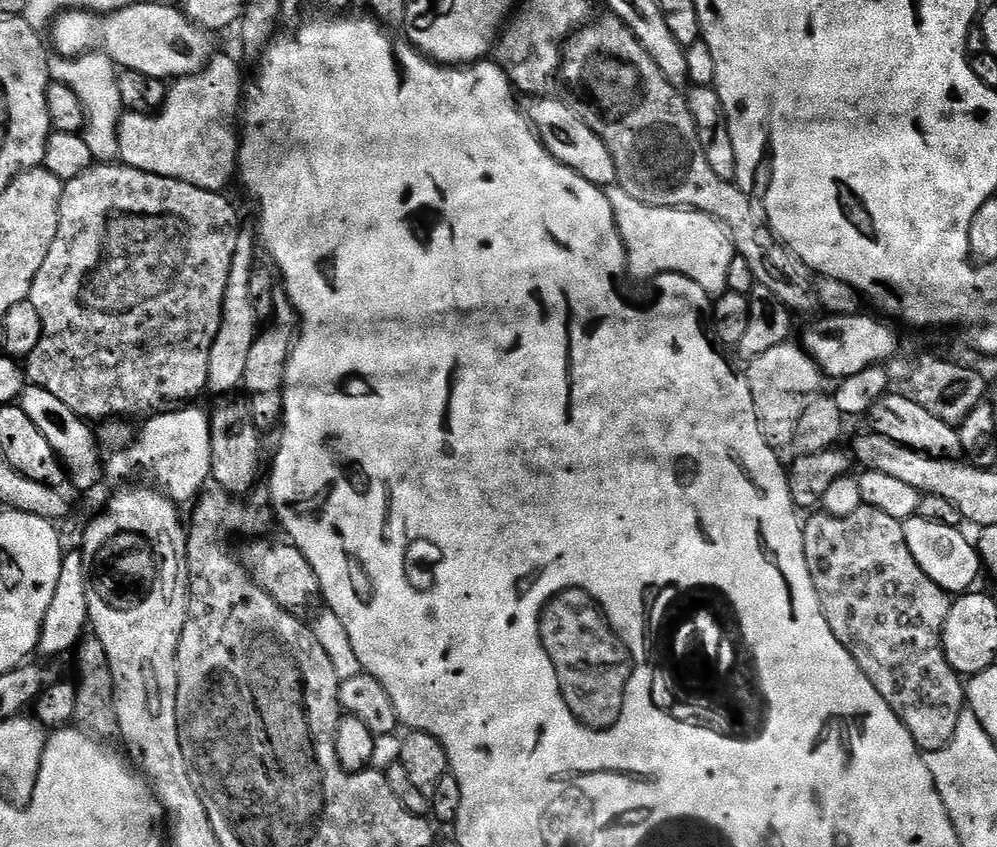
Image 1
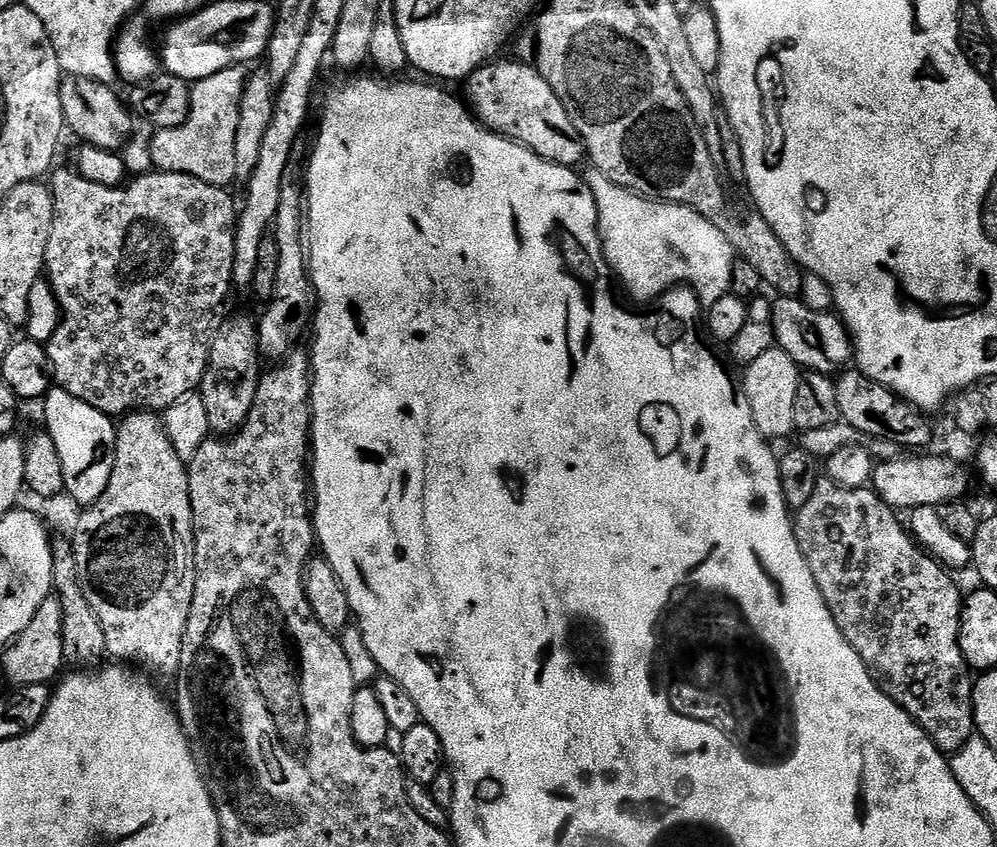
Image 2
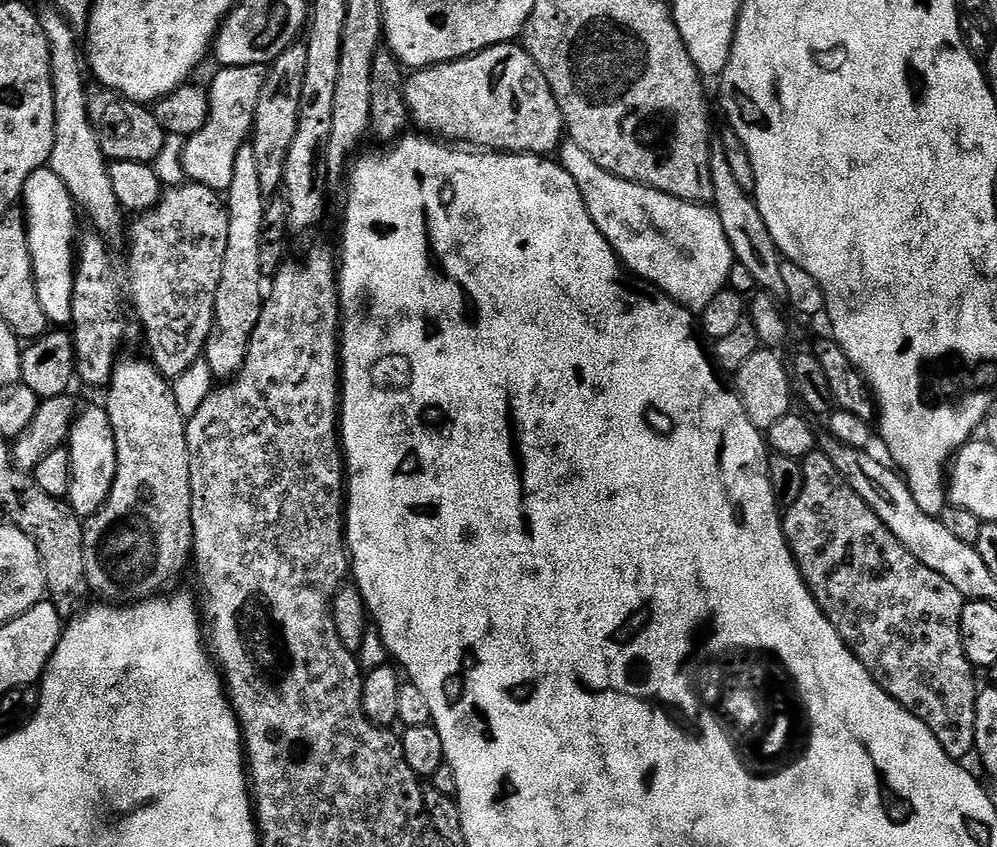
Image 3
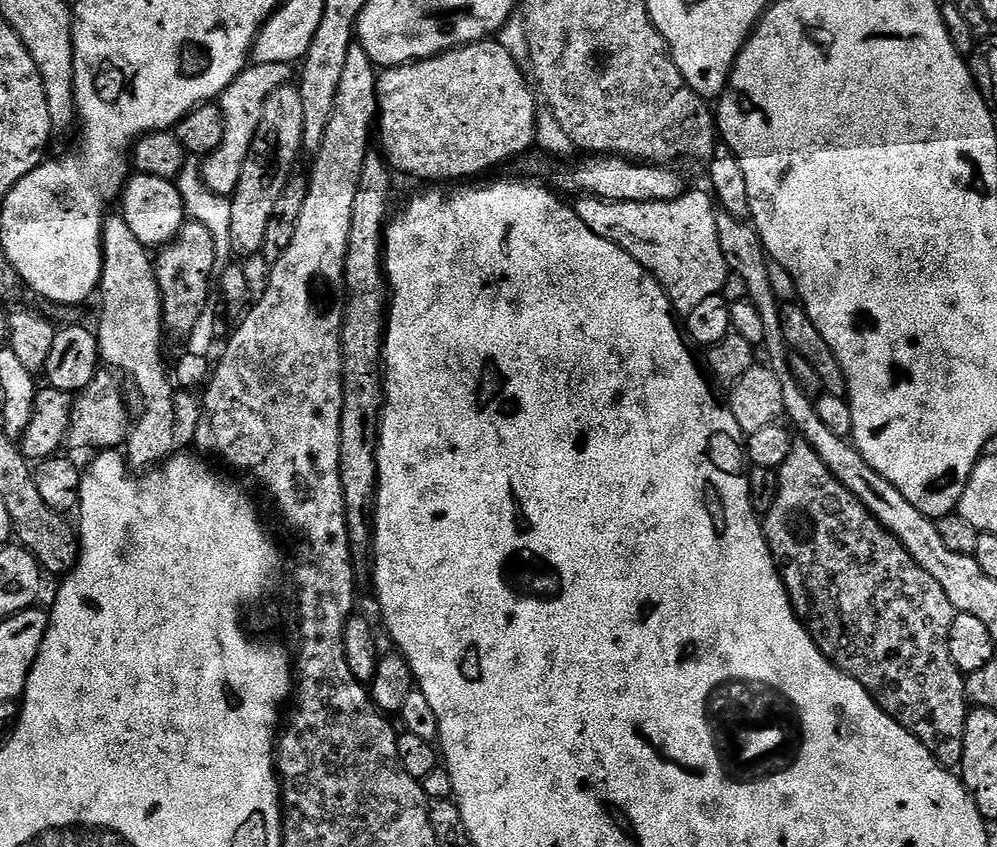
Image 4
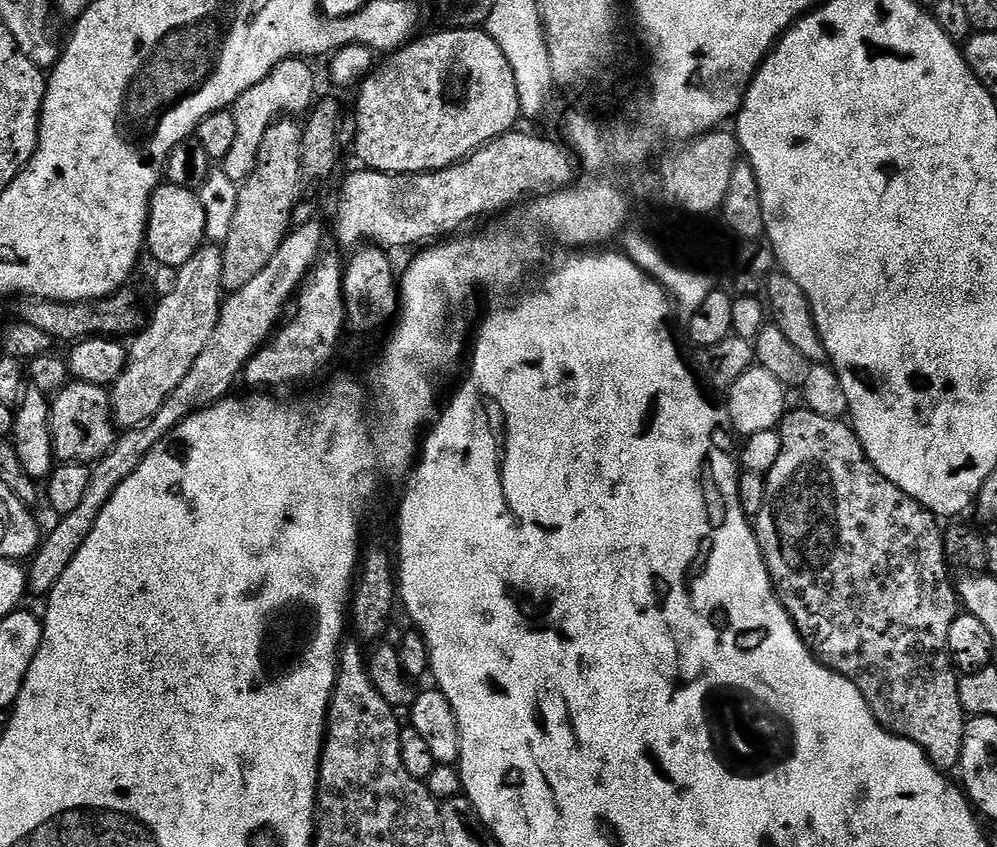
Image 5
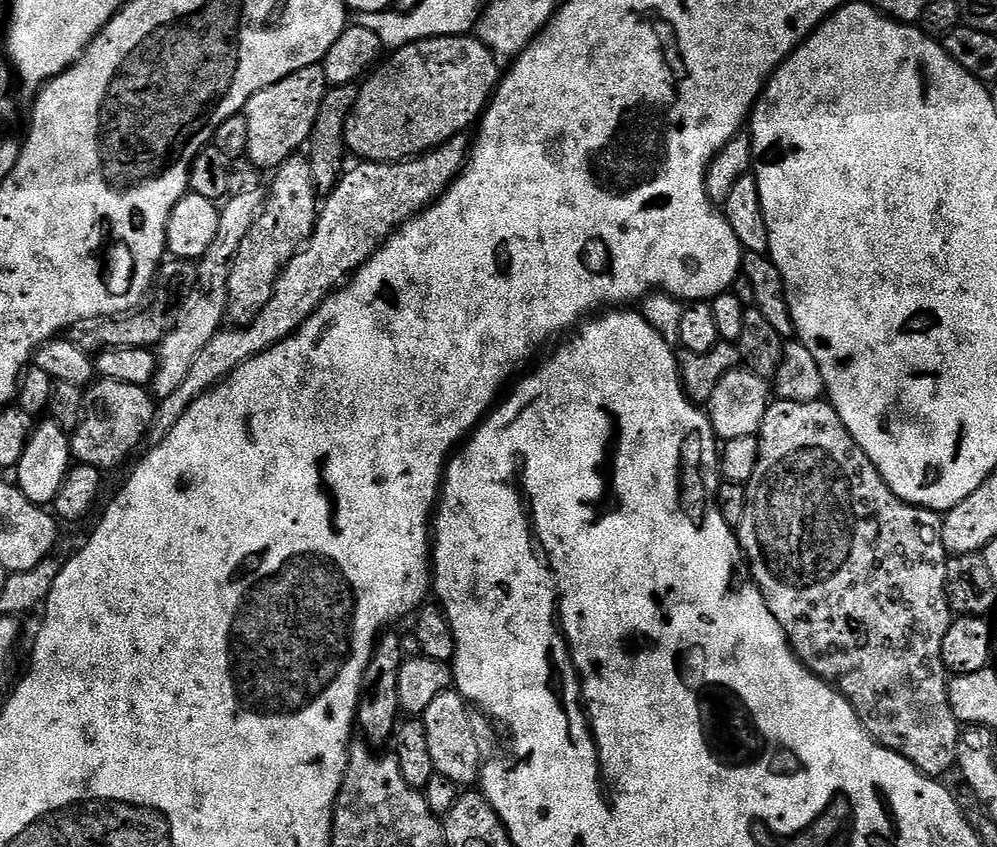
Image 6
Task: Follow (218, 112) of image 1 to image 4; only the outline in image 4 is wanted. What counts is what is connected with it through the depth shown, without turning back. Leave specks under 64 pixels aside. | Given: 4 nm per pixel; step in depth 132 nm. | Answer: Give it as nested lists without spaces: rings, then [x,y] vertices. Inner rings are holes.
[[[253,63],[240,72],[238,78],[234,78],[234,82],[230,82],[230,86],[226,86],[226,90],[219,96],[218,103],[226,122],[226,134],[222,138],[222,146],[218,146],[218,150],[202,160],[204,184],[214,194],[229,198],[235,194],[238,178],[242,178],[242,166],[250,154],[250,146],[258,130],[258,122],[262,122],[262,106],[266,106],[266,98],[274,94],[274,90],[293,79],[292,71],[286,64]]]

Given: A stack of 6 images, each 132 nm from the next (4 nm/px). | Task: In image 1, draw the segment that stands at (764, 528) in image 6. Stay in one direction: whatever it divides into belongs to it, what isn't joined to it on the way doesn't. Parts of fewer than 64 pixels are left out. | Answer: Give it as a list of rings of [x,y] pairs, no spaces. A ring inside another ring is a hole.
[[[861,504],[854,514],[832,516],[820,510],[803,521],[804,553],[810,578],[814,578],[814,590],[818,590],[818,602],[834,638],[846,646],[846,650],[858,662],[862,674],[874,682],[874,690],[886,698],[890,710],[910,730],[914,742],[920,751],[927,754],[942,750],[950,738],[954,738],[954,729],[958,718],[966,711],[964,699],[965,681],[946,662],[942,650],[942,626],[946,614],[950,614],[953,597],[942,591],[933,580],[914,562],[910,546],[906,546],[906,534],[903,523],[882,510],[874,510],[868,504]]]

